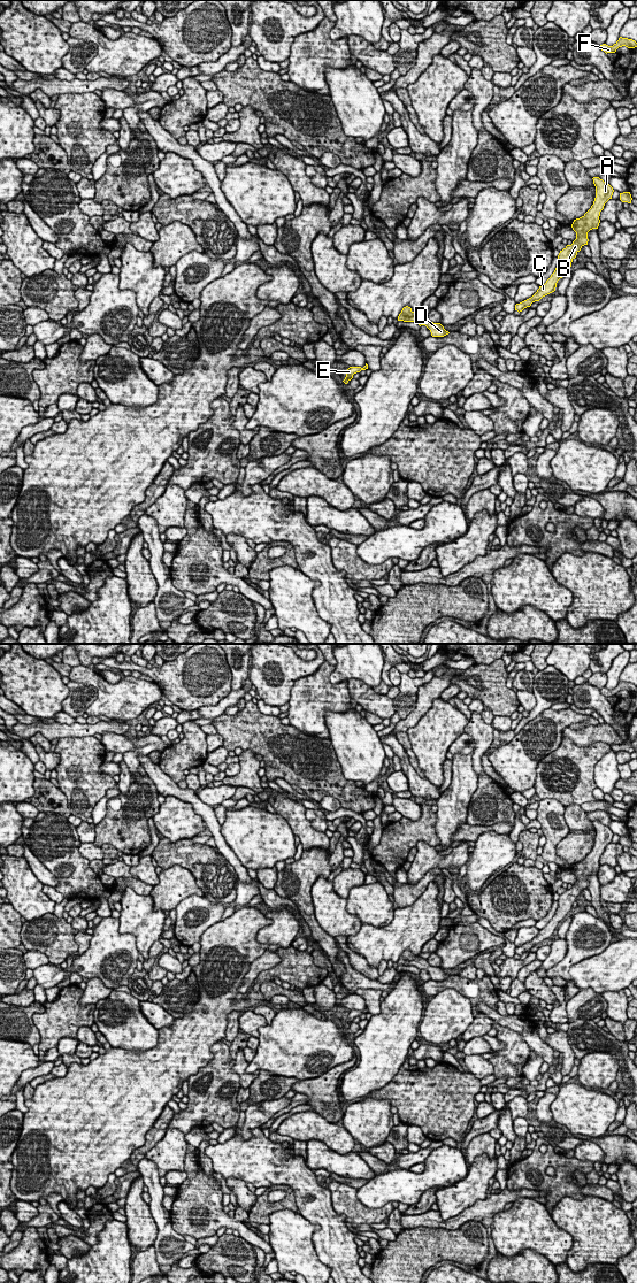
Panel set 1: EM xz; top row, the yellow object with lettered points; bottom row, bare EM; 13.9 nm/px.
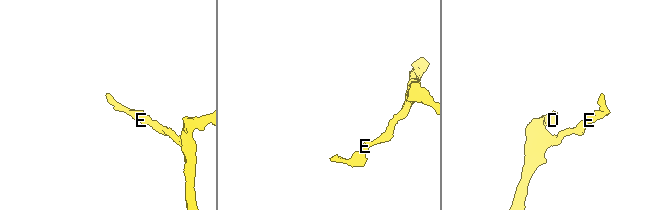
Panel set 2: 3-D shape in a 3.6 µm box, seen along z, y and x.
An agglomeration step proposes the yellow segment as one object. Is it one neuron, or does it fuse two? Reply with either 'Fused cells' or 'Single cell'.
Single cell

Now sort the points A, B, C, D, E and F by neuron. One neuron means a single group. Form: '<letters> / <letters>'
A B C D E F

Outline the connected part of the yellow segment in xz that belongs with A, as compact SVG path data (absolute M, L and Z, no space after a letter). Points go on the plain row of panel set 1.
M593 821L592 823L596 830L593 848L582 861L574 863L571 868L573 874L576 876L576 883L571 889L567 889L560 894L557 912L546 927L539 930L531 942L515 948L515 954L519 957L530 951L532 946L539 945L543 940L555 935L558 924L569 916L573 904L581 892L588 889L588 876L592 873L598 873L600 855L604 853L605 847L612 843L614 833L607 825L604 825L599 821Z

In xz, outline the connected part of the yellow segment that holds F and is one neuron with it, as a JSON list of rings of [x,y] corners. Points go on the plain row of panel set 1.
[[[620,681],[619,684],[613,689],[608,690],[606,687],[600,689],[600,693],[607,697],[615,697],[619,691],[626,690],[628,692],[637,691],[637,686],[632,683]]]

